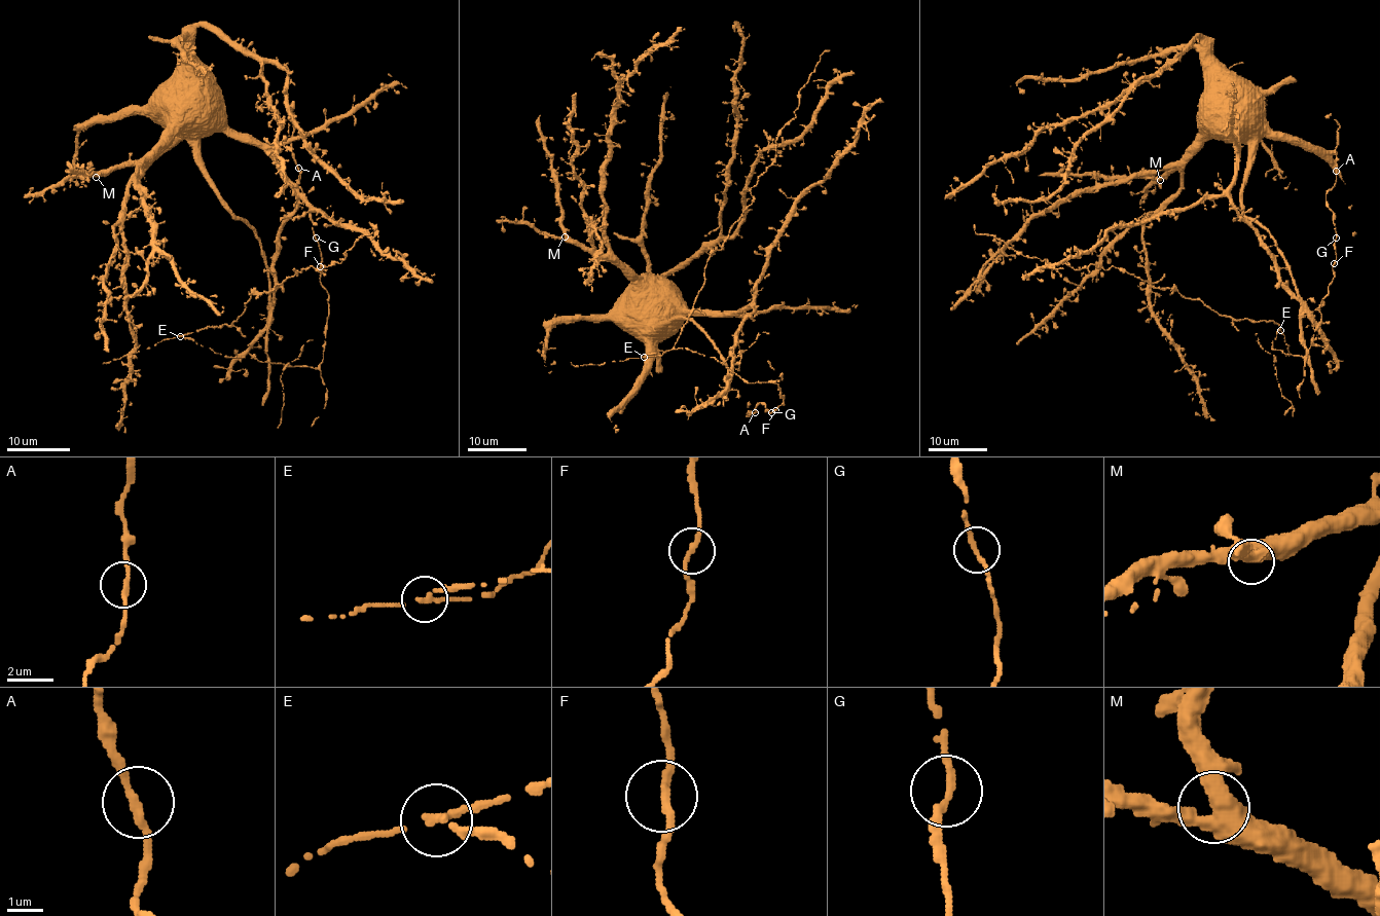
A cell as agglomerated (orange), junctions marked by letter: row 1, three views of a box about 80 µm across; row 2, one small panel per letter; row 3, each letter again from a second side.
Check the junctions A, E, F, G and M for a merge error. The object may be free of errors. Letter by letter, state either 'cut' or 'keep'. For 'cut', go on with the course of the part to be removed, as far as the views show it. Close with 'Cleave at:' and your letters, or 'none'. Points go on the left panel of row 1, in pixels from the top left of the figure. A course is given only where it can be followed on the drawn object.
A: keep
E: cut; foreign part runs (181, 336), (229, 326), (250, 297), (293, 269), (320, 272), (342, 261), (376, 223)
F: keep
G: keep
M: keep
Cleave at: E

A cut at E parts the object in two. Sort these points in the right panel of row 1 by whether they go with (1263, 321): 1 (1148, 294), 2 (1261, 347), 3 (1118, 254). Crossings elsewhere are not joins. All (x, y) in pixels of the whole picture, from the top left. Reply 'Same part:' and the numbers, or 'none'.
Same part: none

